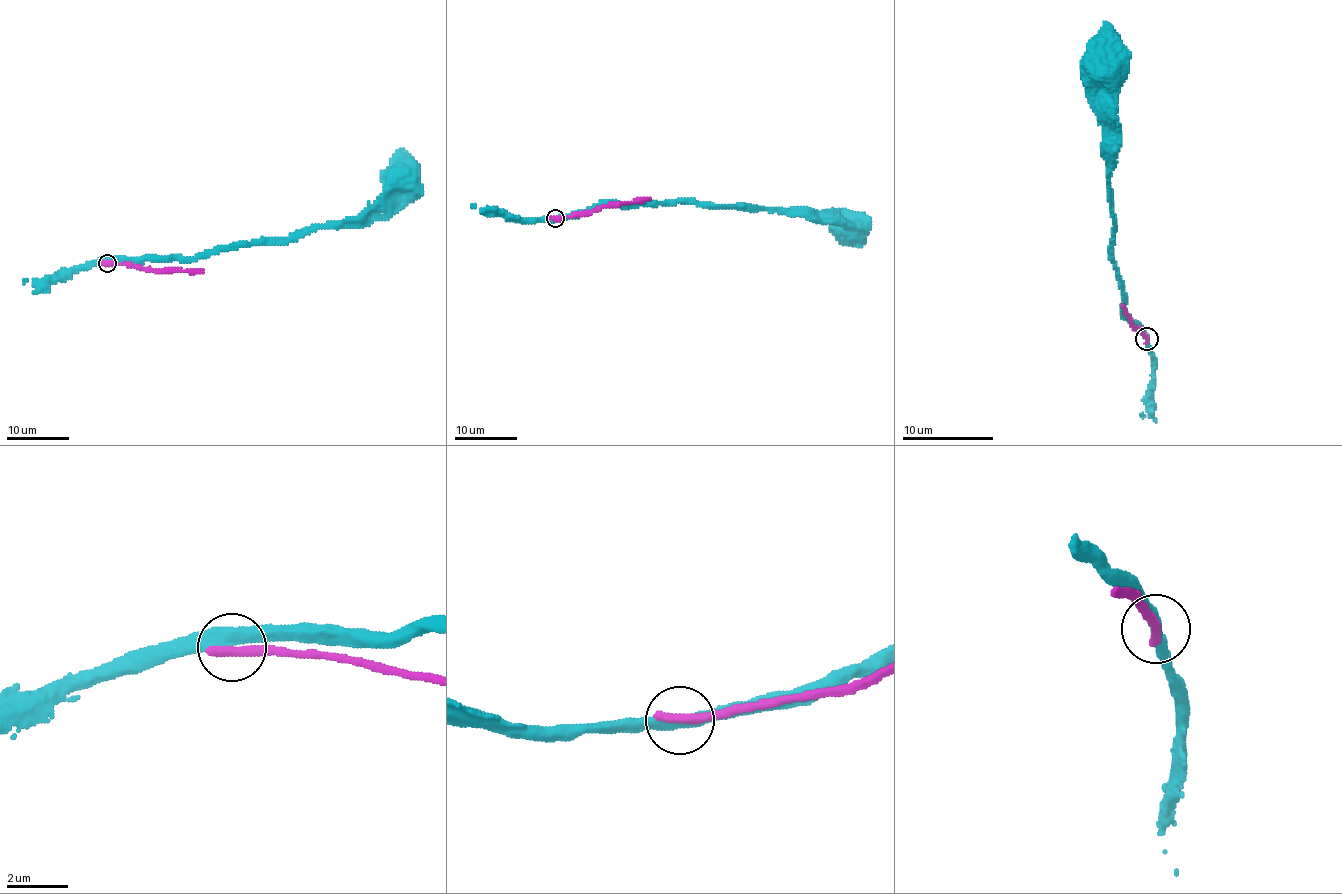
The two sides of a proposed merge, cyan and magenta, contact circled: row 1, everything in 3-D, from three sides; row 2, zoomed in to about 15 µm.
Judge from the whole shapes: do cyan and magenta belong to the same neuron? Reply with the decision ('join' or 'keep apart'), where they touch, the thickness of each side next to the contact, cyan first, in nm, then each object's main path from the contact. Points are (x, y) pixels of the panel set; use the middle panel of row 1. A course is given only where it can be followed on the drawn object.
keep apart; place (555, 218); calibres 440 and 380 nm; course cyan (556, 218), (584, 214), (602, 204), (649, 205), (676, 201), (808, 211), (835, 217), (850, 236), (854, 228); course magenta (556, 218), (588, 214), (604, 205), (650, 197)

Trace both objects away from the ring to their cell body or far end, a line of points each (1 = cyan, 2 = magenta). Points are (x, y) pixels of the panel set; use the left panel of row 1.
1: (108, 262), (202, 257), (260, 243), (288, 243), (318, 229), (360, 221), (387, 191), (406, 175)
2: (108, 262), (156, 270), (203, 271)

